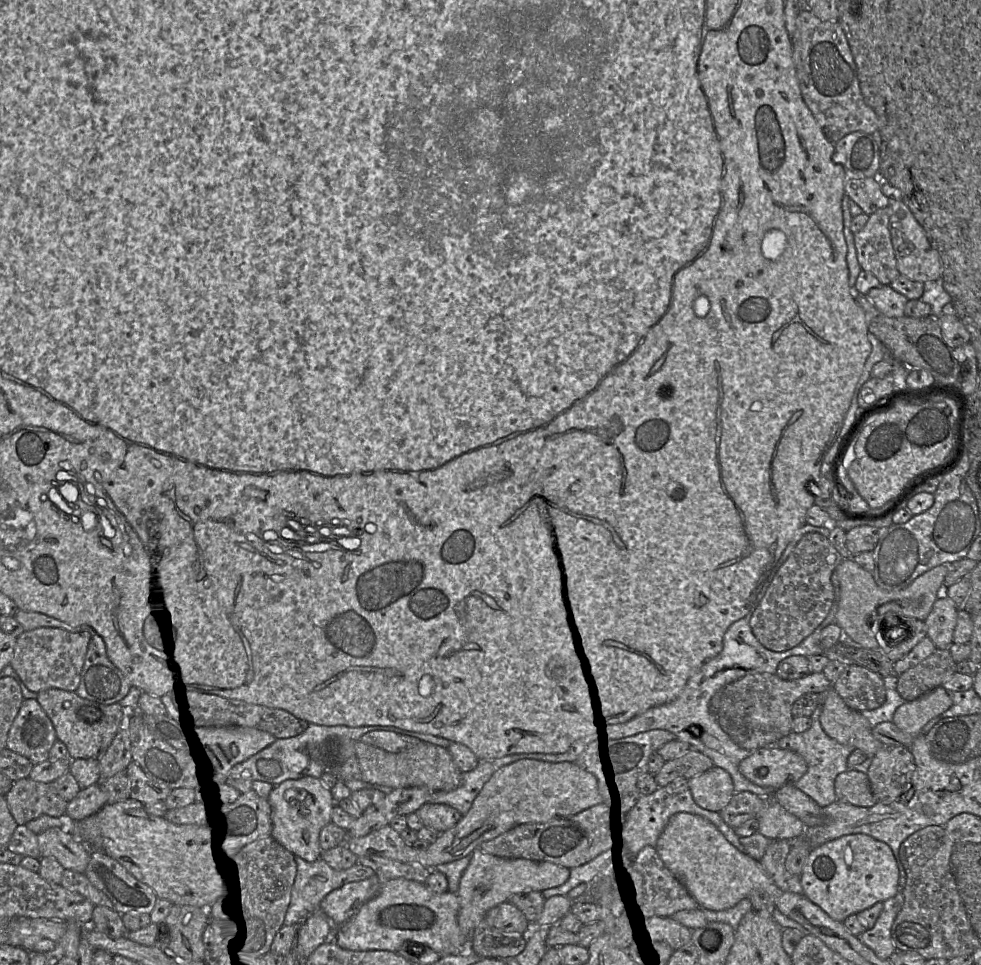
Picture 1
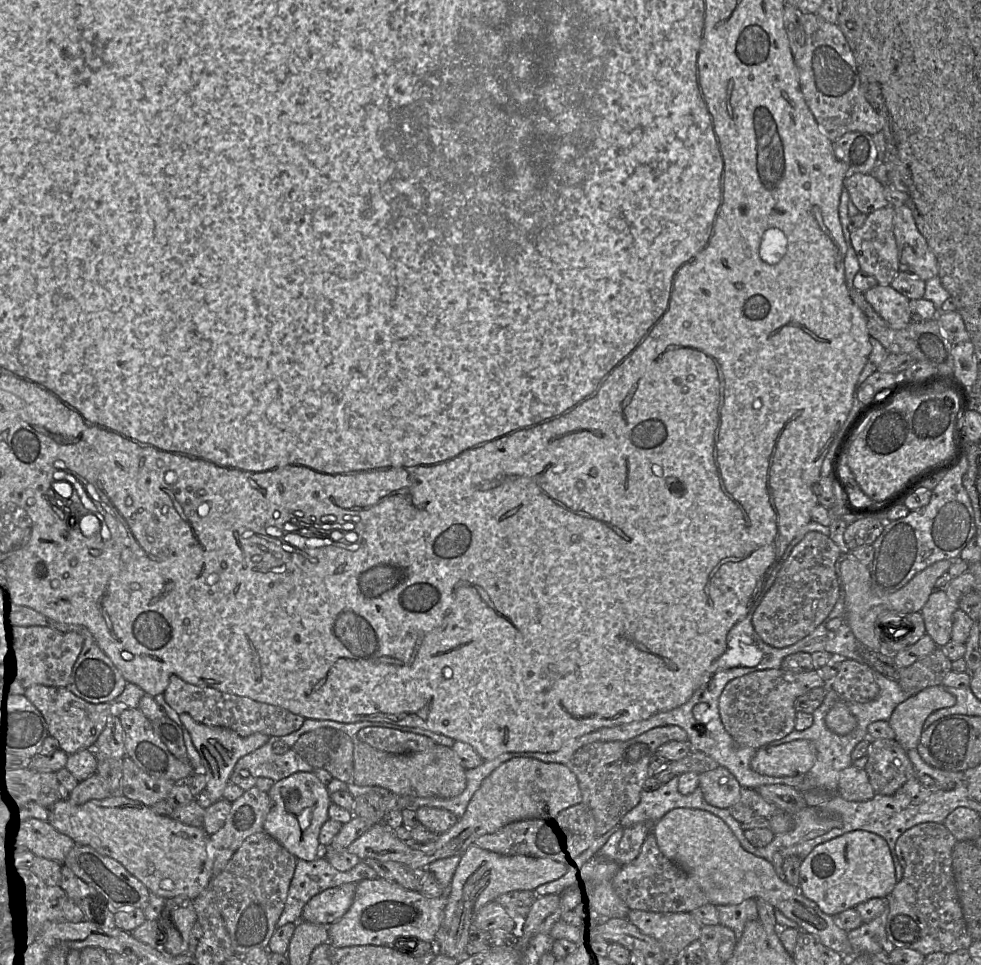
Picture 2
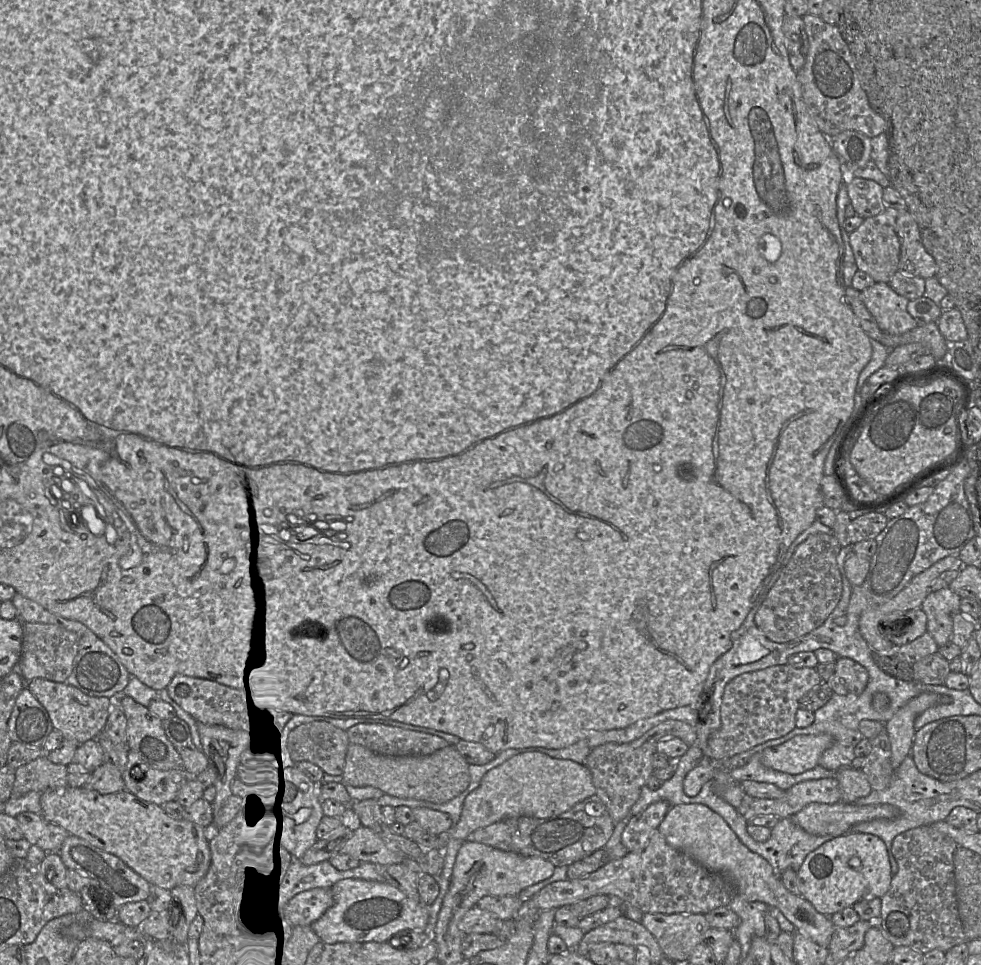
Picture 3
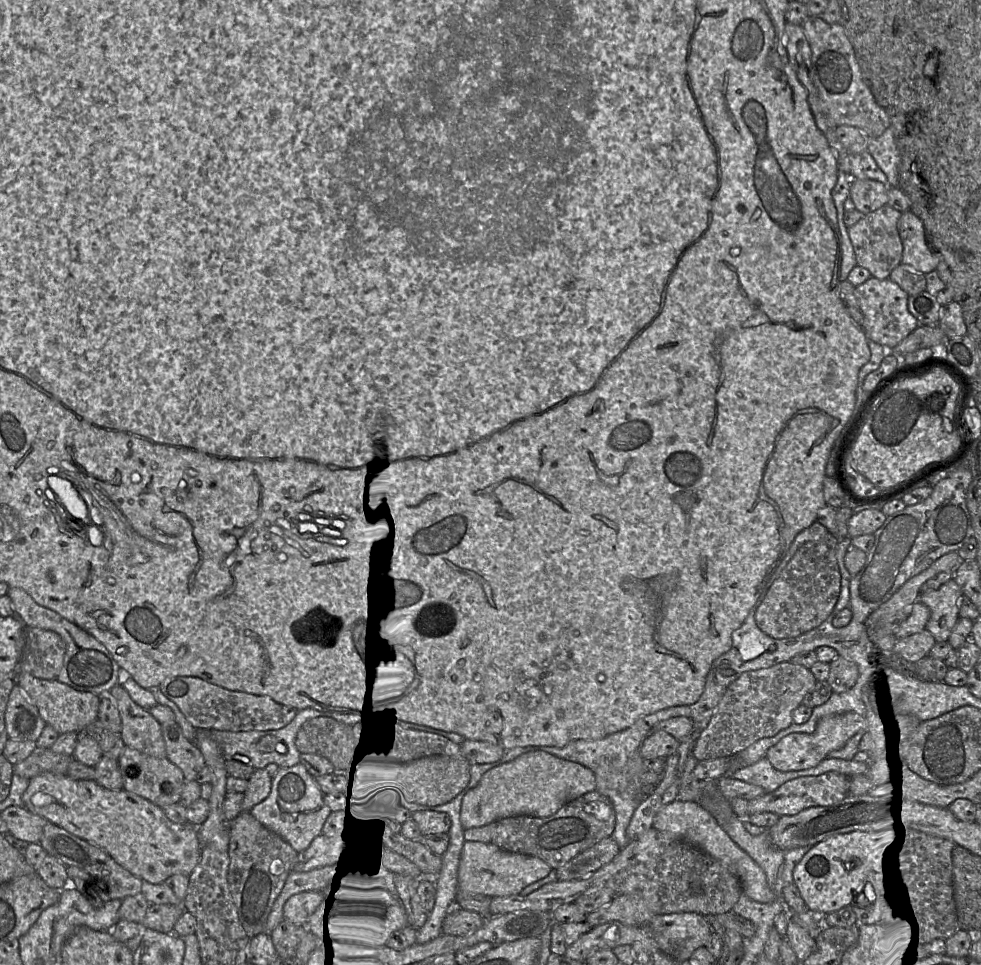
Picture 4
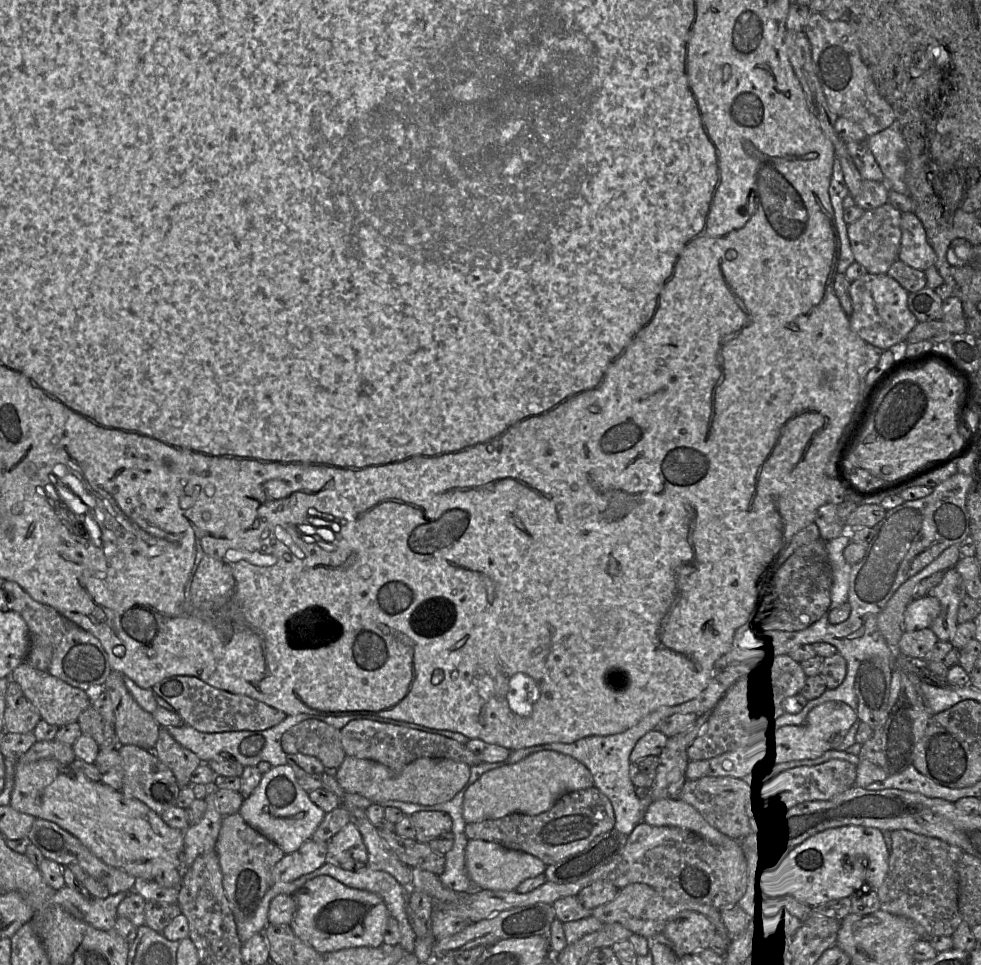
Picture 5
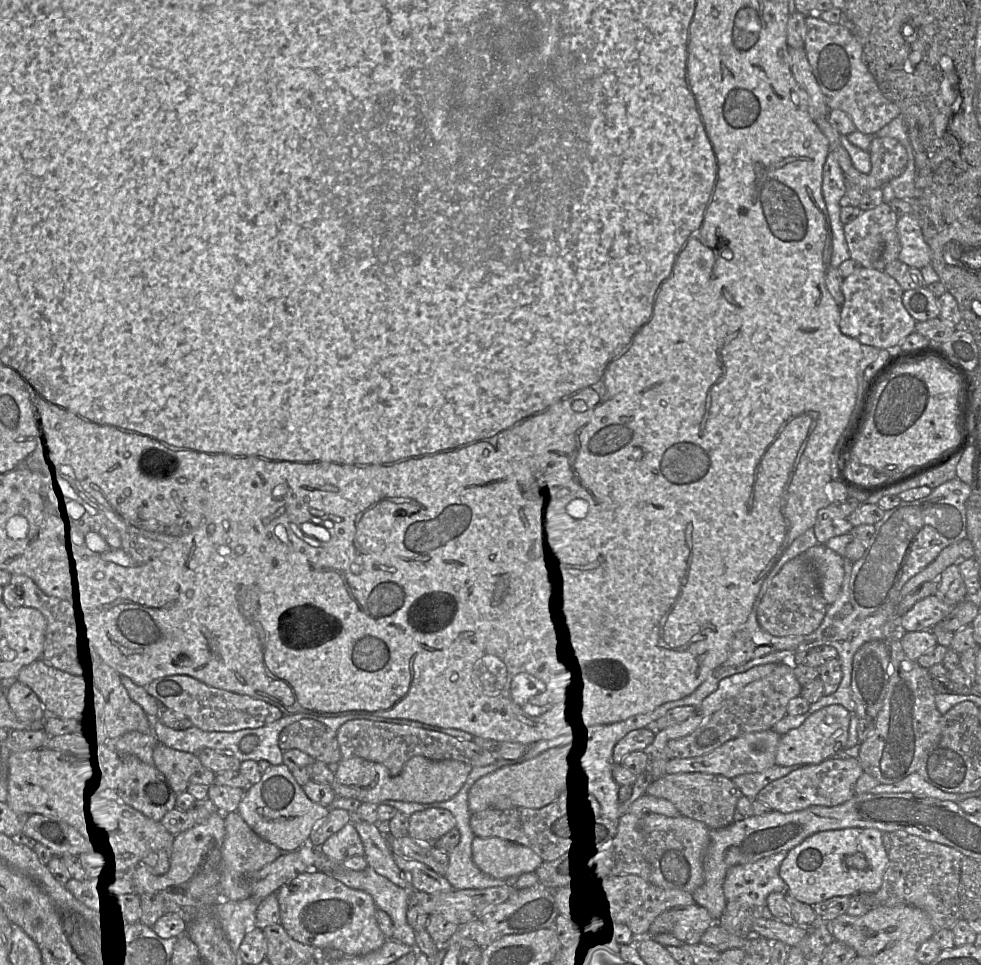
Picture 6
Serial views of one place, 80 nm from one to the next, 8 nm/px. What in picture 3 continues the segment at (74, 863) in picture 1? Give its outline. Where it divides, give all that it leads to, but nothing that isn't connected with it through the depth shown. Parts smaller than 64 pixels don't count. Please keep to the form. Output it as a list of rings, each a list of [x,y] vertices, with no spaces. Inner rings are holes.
[[[22,812],[16,816],[23,837],[46,853],[58,853],[70,833],[62,827],[47,821],[42,815]]]

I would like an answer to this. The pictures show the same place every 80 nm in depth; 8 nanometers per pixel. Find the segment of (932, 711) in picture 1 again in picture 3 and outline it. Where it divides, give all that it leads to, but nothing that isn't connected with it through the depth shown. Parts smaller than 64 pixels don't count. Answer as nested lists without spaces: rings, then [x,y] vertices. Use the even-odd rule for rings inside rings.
[[[922,693],[901,707],[895,715],[885,723],[885,731],[891,743],[891,764],[896,769],[910,754],[916,729],[916,718],[926,709],[938,704],[951,703],[951,697],[936,693]]]

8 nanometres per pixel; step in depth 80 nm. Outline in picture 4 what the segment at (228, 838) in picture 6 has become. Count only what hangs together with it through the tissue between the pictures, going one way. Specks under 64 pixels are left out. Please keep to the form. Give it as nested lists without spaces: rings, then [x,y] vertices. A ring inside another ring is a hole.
[[[249,812],[240,813],[229,823],[229,834],[227,881],[240,924],[251,939],[266,932],[268,916],[298,853],[280,836],[255,821]]]

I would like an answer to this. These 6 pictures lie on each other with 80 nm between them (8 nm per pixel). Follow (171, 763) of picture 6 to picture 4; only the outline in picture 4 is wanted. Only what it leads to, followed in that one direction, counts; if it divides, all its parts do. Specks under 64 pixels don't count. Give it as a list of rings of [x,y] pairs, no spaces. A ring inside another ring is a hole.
[[[177,722],[162,725],[162,732],[166,745],[166,758],[182,770],[185,781],[195,780],[198,773],[206,766],[199,748],[184,736]]]

